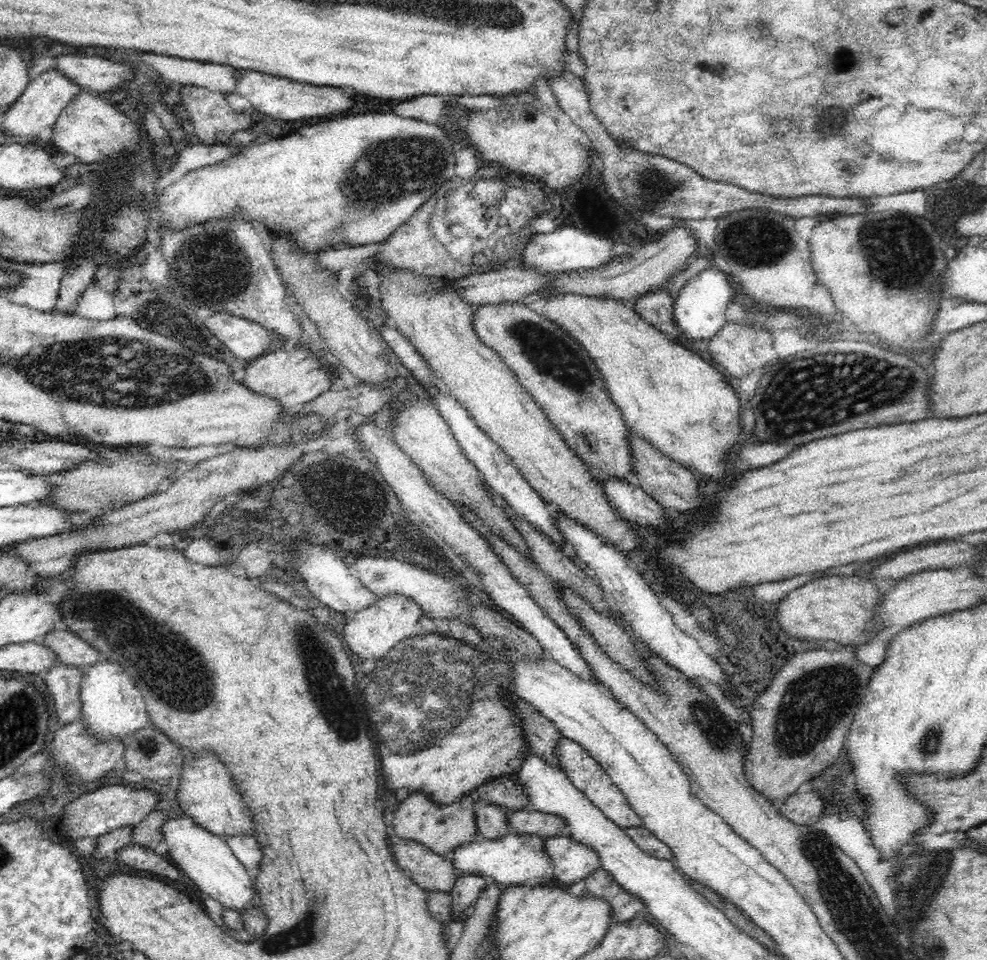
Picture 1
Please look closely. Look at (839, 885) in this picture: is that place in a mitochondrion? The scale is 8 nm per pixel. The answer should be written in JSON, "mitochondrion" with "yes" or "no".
{"mitochondrion":"yes"}

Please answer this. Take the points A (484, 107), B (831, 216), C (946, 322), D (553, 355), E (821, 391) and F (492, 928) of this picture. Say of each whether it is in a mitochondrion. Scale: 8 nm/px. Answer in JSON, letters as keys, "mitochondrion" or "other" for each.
{"A":"other","B":"other","C":"other","D":"mitochondrion","E":"mitochondrion","F":"other"}

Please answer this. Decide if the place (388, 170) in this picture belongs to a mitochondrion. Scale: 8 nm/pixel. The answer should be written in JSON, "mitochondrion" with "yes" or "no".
{"mitochondrion":"yes"}

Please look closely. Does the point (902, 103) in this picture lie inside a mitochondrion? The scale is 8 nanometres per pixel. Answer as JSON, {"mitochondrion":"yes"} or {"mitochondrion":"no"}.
{"mitochondrion":"no"}

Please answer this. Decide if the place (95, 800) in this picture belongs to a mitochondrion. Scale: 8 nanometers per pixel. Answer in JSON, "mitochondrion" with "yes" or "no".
{"mitochondrion":"no"}

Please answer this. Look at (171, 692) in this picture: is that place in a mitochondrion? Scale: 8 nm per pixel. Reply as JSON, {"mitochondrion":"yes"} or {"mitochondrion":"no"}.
{"mitochondrion":"yes"}

